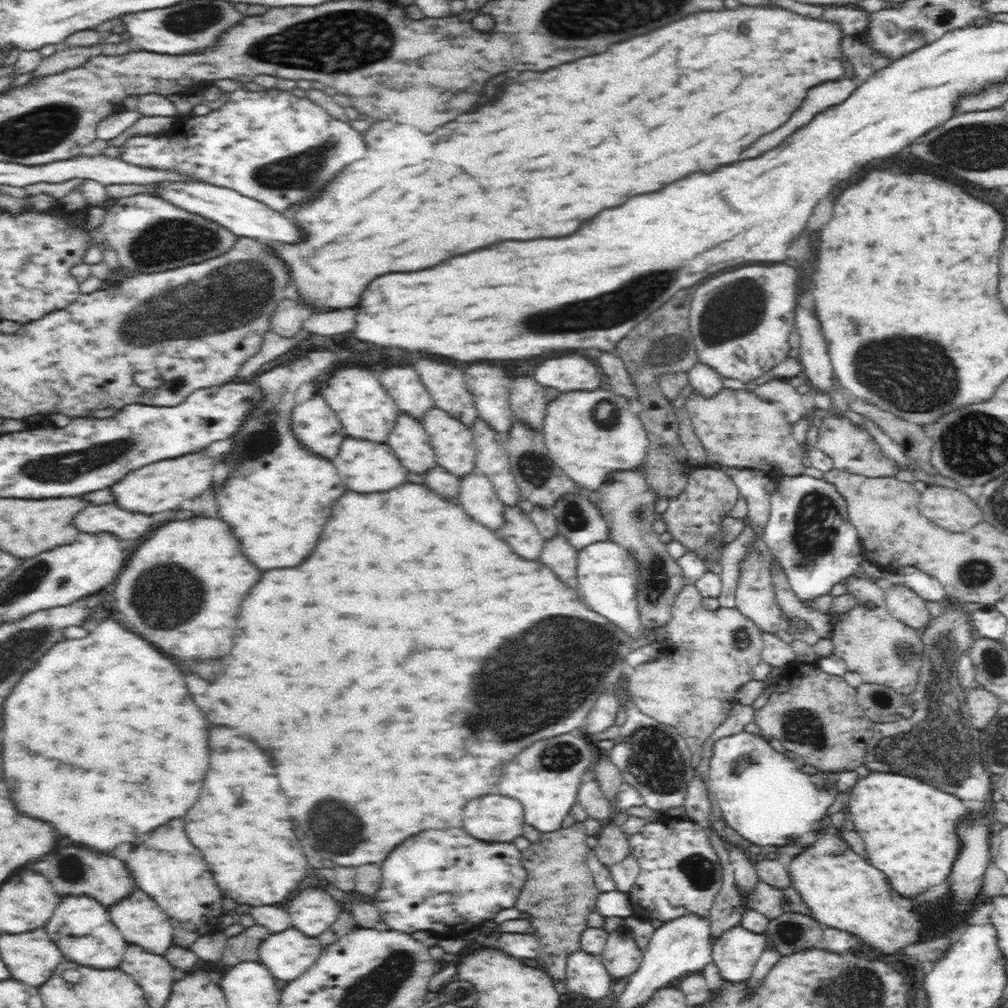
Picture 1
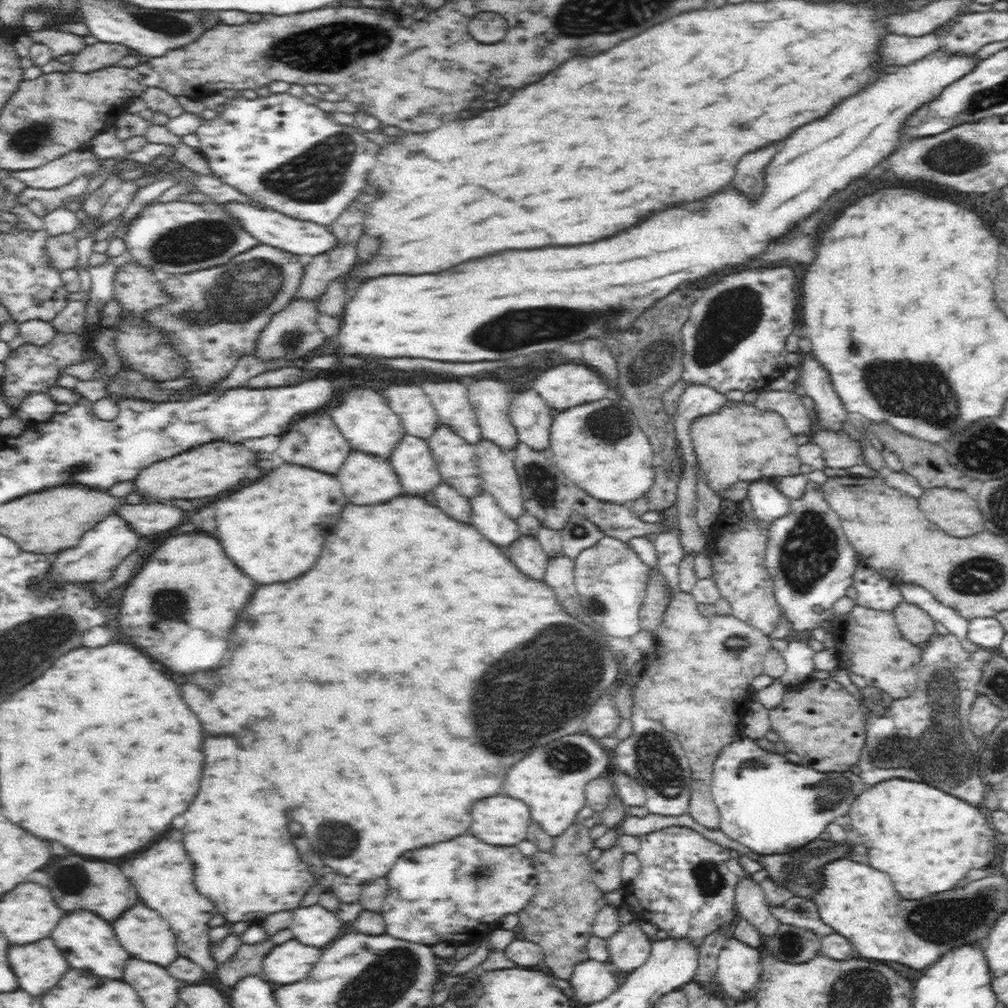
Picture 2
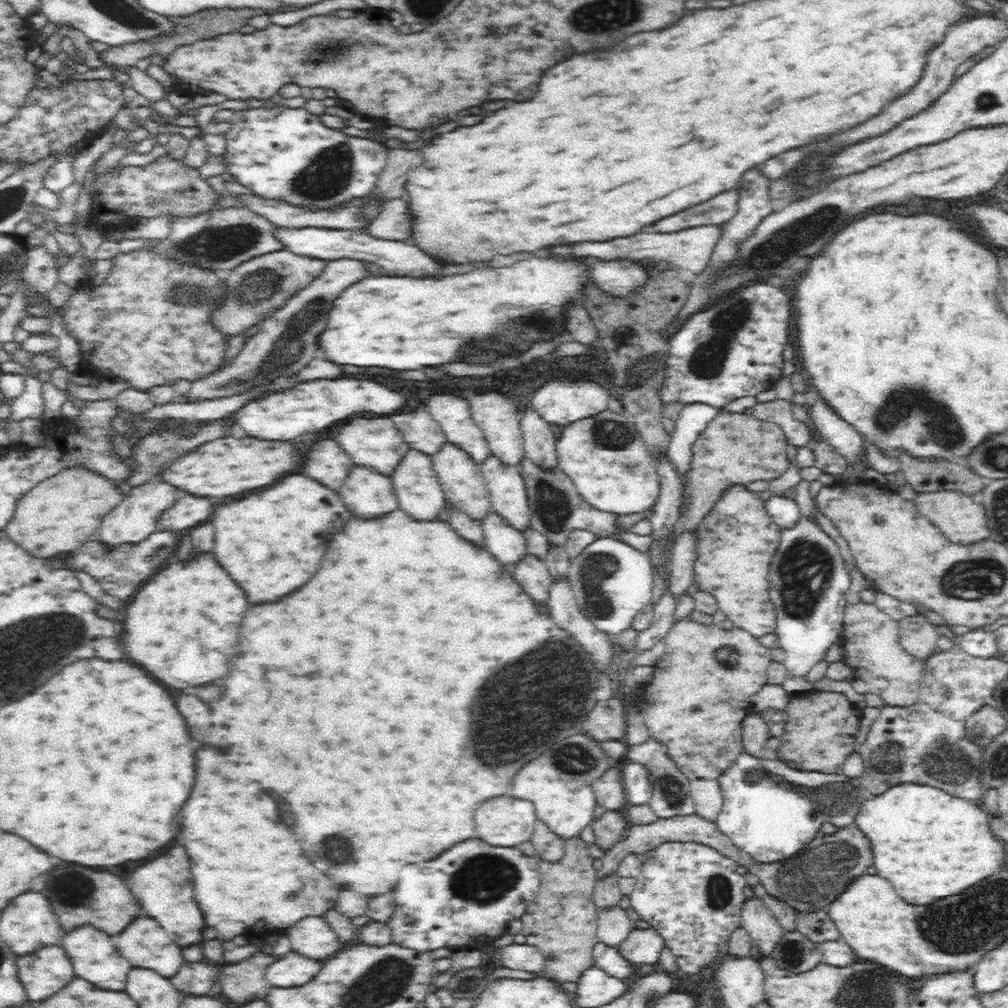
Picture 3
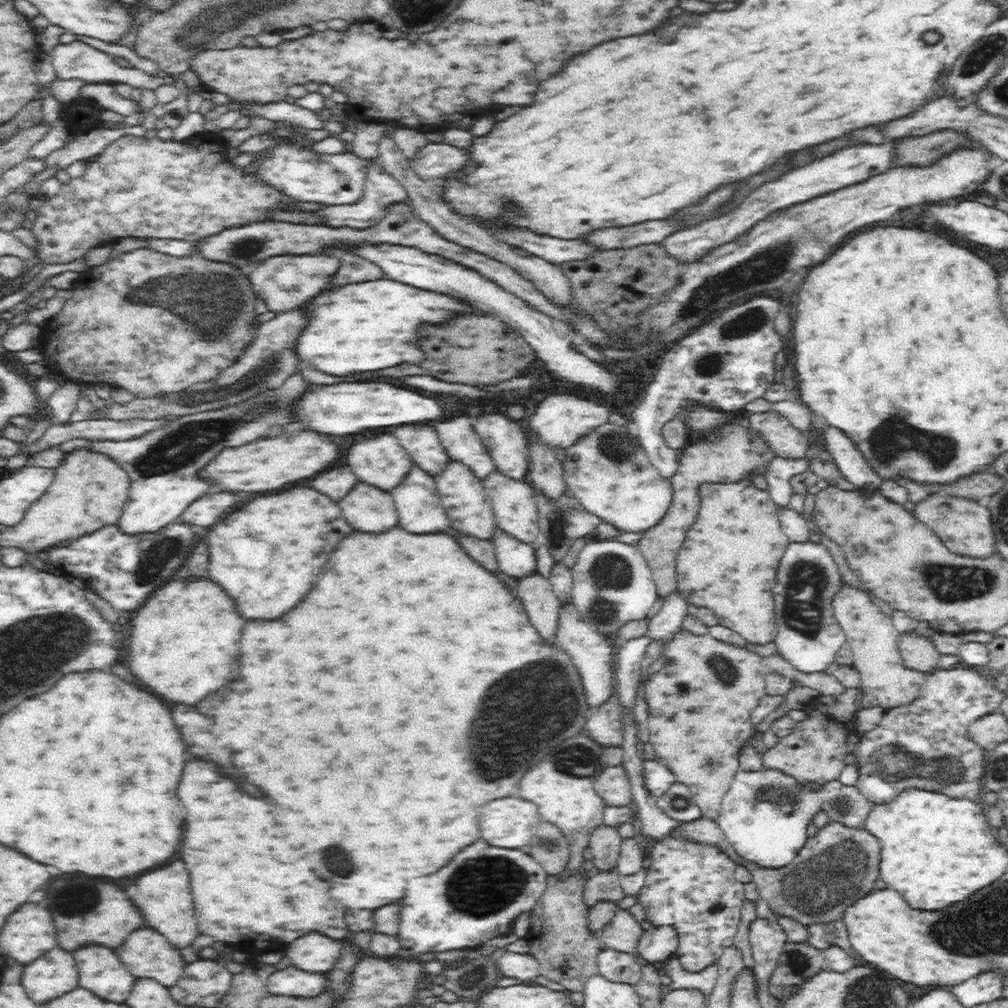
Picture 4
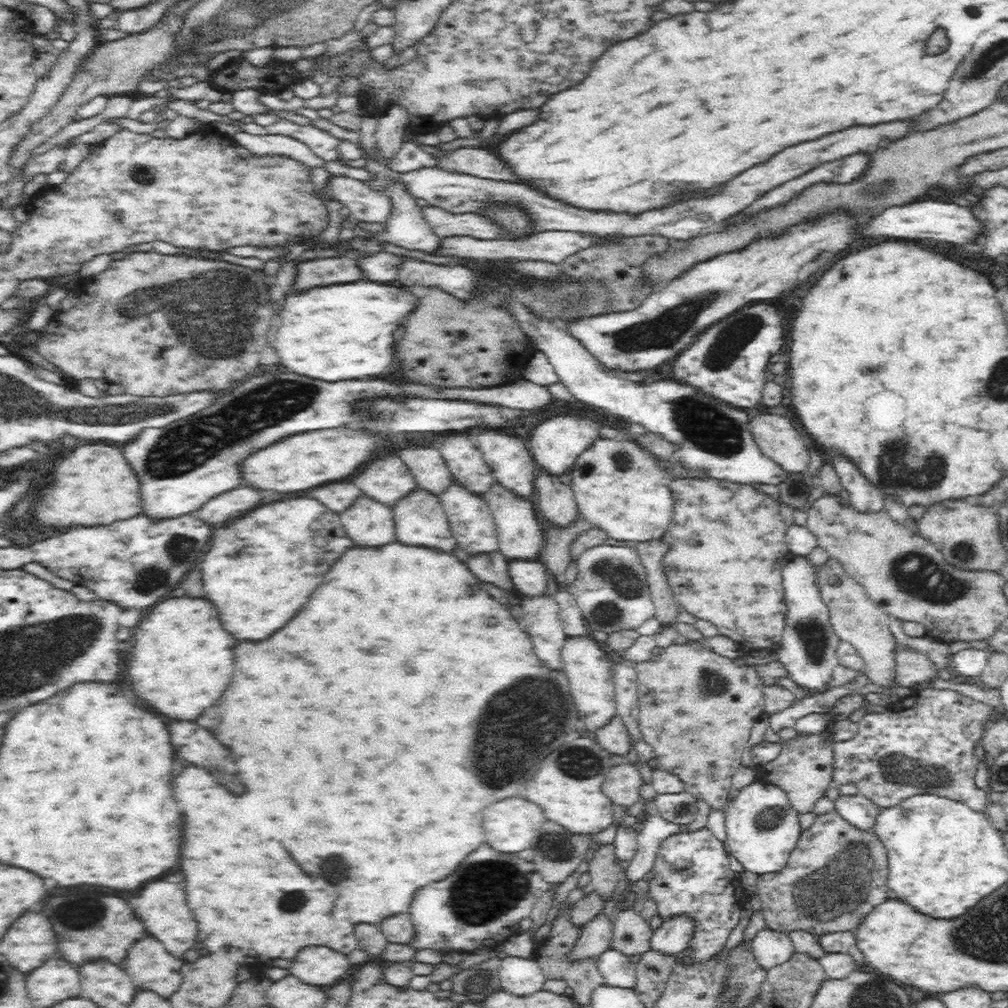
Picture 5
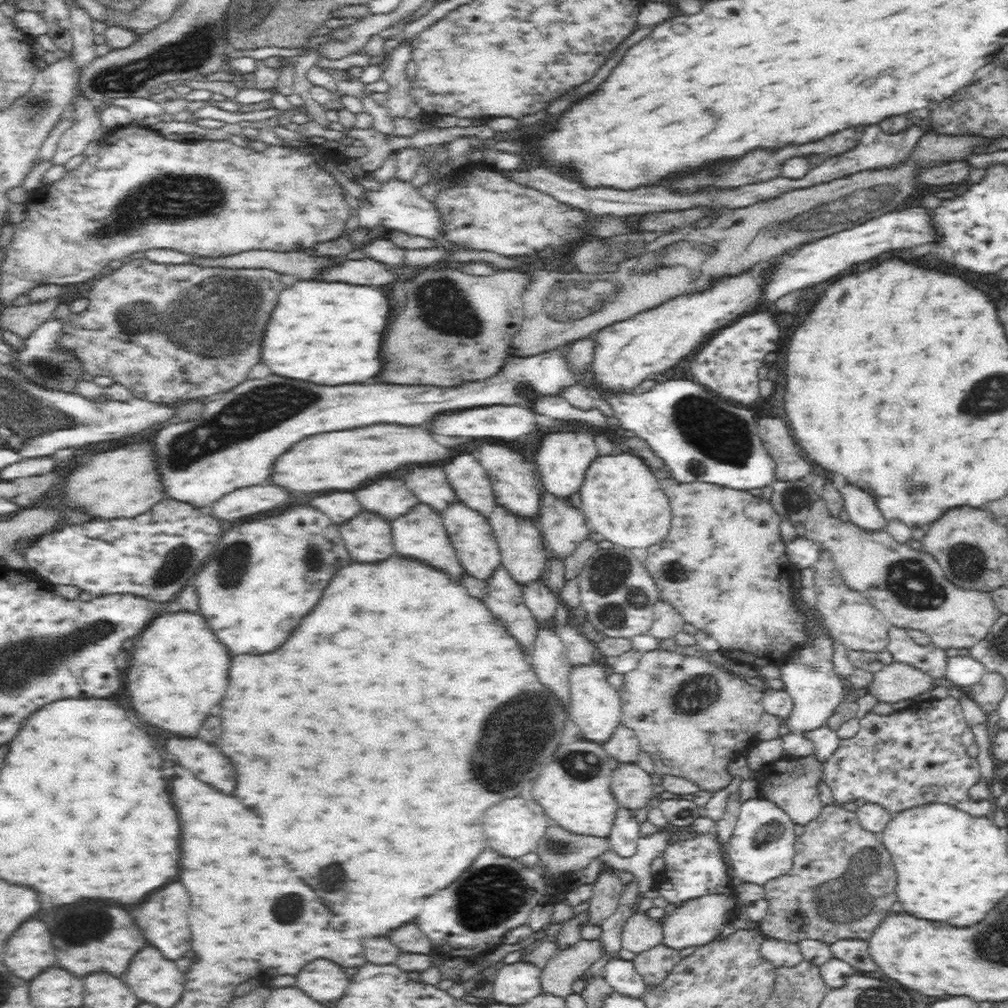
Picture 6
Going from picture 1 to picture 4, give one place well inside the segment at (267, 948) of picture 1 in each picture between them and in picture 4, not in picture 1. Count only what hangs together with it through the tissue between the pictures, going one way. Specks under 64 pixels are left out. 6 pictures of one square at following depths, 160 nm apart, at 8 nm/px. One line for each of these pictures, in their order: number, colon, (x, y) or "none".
2: (288, 963)
3: (292, 970)
4: (290, 982)

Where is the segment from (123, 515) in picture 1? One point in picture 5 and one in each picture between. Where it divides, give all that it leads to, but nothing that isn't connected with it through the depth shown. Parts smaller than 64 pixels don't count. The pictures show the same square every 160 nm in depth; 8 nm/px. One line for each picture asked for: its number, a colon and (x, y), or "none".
2: (147, 518)
3: (190, 511)
4: (211, 508)
5: (235, 504)

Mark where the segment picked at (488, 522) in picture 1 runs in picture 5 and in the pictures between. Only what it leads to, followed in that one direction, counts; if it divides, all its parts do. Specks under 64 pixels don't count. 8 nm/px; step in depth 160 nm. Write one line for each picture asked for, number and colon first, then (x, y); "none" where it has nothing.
2: (489, 519)
3: (508, 546)
4: (516, 560)
5: (529, 578)

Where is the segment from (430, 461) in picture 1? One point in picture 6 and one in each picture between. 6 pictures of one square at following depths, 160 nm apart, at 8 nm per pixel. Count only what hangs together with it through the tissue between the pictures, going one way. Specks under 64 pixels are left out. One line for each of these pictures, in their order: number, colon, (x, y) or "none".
2: (412, 460)
3: (419, 495)
4: (419, 509)
5: (420, 520)
6: (420, 535)

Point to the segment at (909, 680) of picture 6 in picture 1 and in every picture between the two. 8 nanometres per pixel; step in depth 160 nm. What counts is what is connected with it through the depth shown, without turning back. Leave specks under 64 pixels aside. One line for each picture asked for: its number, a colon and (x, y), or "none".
1: (905, 606)
2: (915, 625)
3: (918, 636)
4: (918, 653)
5: (911, 669)

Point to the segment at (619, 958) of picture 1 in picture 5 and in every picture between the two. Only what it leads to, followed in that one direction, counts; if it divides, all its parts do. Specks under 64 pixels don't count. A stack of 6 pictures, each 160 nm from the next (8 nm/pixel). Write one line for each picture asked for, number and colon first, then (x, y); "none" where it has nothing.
2: (630, 948)
3: (644, 946)
4: (660, 943)
5: (675, 934)

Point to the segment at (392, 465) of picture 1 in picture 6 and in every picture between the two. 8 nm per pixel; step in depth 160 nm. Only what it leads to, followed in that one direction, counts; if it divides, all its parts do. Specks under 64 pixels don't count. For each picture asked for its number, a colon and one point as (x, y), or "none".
2: (366, 480)
3: (367, 495)
4: (365, 509)
5: (368, 524)
6: (367, 538)

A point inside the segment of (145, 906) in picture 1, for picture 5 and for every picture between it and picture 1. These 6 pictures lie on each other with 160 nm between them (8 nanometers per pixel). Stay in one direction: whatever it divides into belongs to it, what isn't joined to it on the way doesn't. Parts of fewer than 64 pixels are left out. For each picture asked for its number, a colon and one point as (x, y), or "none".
2: (144, 934)
3: (144, 944)
4: (145, 954)
5: (152, 969)

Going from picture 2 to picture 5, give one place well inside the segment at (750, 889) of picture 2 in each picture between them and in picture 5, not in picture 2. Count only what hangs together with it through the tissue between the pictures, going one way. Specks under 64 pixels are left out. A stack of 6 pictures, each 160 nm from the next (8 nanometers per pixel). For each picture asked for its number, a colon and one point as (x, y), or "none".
3: (765, 931)
4: (767, 939)
5: (771, 948)

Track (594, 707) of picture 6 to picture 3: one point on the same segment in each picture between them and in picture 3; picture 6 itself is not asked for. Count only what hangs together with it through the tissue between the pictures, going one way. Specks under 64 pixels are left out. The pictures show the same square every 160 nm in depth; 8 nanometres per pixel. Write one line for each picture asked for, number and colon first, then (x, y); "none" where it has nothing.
3: (562, 607)
4: (587, 648)
5: (589, 671)

